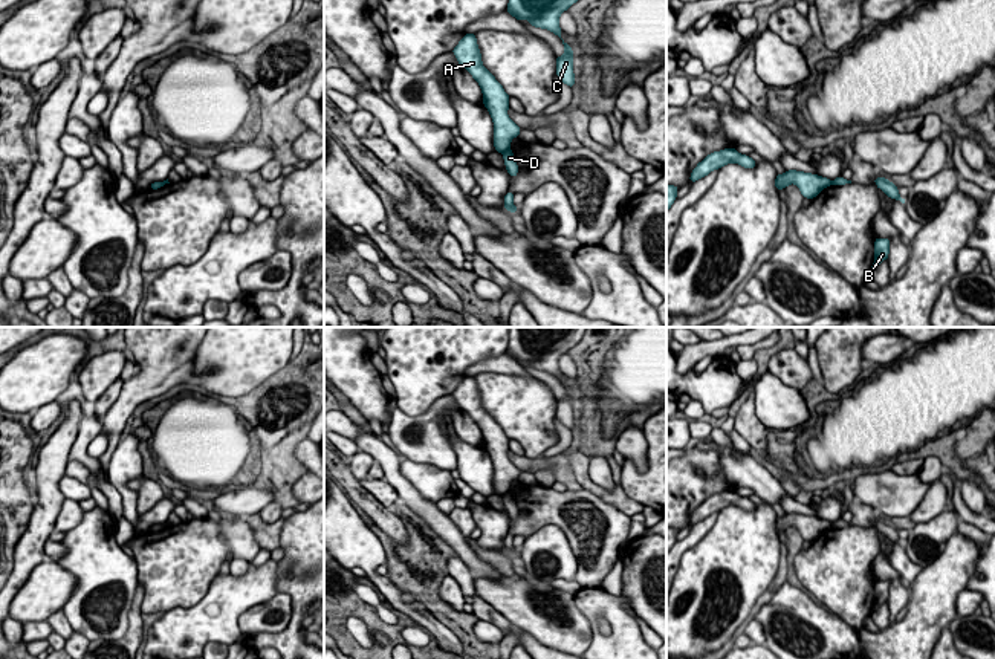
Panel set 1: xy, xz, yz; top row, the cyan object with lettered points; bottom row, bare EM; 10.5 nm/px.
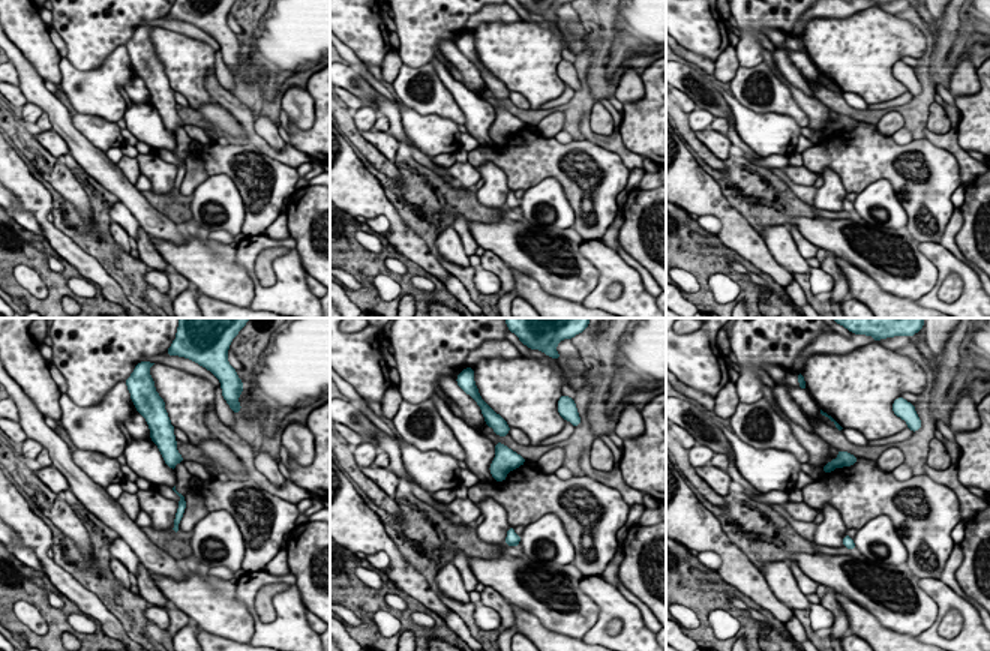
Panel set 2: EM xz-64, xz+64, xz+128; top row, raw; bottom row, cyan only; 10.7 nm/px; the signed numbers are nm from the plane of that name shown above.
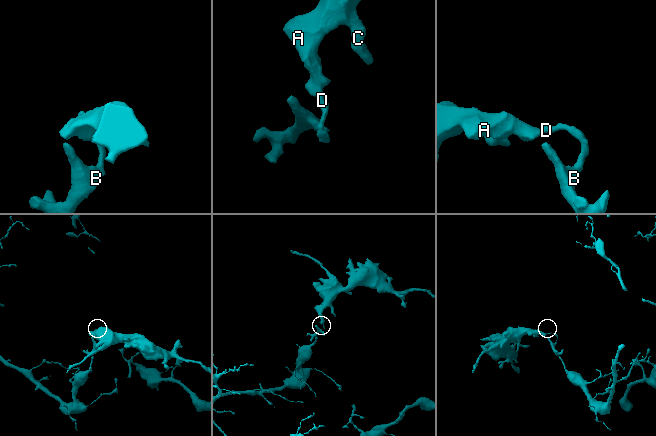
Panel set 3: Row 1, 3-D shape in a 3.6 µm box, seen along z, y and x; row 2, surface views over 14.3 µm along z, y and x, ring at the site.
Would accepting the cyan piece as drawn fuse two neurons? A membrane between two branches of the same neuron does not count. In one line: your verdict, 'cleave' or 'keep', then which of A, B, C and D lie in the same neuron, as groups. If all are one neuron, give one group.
cleave | A C / B D

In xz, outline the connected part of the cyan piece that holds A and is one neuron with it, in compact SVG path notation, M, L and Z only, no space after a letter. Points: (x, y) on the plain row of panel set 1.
M465 376L452 391L460 408L463 408L478 425L483 436L483 448L488 451L494 465L494 489L497 495L510 491L514 480L518 480L521 471L509 460L509 437L495 419L483 408L481 396L475 376Z

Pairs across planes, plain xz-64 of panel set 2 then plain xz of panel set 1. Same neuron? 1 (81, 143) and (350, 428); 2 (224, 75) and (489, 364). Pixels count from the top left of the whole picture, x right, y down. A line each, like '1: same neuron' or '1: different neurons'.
1: different neurons
2: same neuron

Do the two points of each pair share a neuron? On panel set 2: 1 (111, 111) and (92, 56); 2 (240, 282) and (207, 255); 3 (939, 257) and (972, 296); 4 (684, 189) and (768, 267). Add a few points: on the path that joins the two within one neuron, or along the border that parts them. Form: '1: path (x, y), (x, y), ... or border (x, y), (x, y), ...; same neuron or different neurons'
1: border (123, 45), (92, 69), (77, 69), (65, 57); different neurons
2: path (233, 281), (215, 263); same neuron
3: path (951, 264), (971, 284); same neuron
4: path (707, 198), (732, 222), (735, 231), (749, 245); same neuron

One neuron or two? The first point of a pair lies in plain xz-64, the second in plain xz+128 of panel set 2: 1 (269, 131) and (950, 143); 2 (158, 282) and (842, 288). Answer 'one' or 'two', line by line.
1: two
2: two

